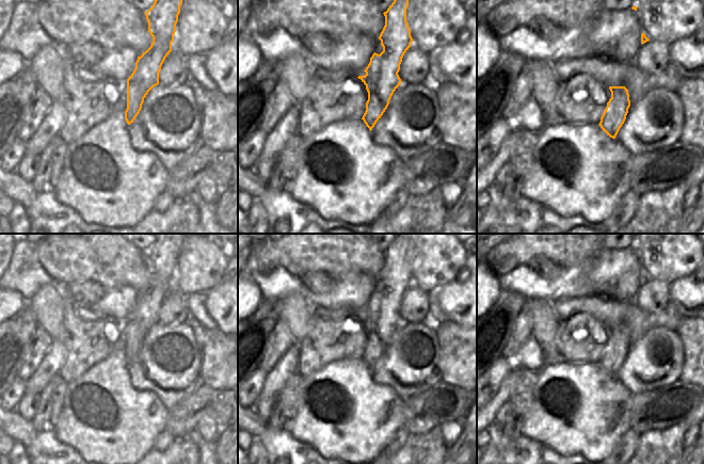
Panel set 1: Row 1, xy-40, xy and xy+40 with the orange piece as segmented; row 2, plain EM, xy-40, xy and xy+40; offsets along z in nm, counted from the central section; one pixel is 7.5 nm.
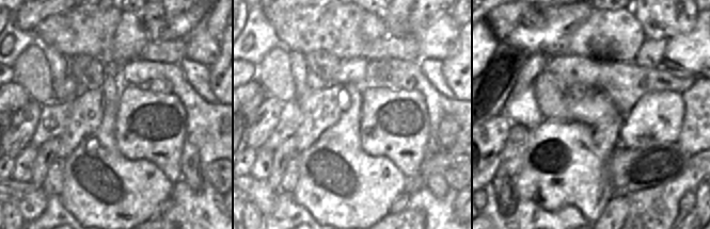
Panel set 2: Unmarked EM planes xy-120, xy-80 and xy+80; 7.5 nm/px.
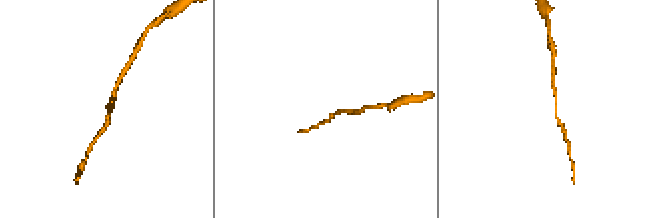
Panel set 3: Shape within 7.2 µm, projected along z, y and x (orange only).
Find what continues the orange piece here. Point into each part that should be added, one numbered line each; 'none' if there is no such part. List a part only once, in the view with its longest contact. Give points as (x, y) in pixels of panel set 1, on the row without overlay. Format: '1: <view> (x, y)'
none

